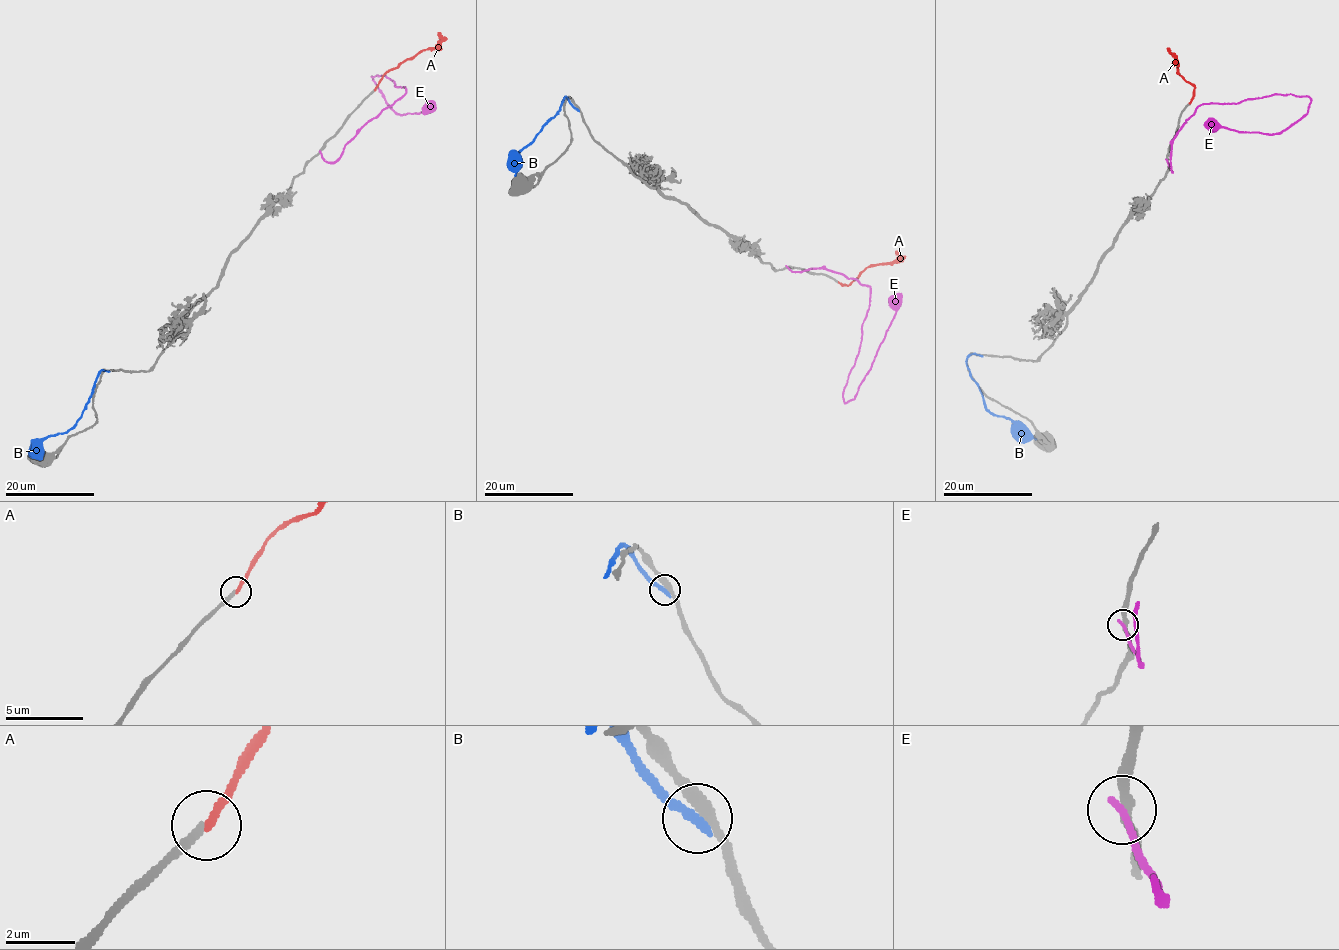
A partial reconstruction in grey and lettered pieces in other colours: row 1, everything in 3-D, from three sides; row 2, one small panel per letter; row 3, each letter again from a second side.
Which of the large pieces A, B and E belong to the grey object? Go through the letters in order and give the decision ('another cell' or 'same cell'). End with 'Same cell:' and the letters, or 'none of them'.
A: same cell
B: another cell
E: another cell
Same cell: A

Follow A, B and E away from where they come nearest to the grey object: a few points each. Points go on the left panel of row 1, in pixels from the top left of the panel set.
A: (374, 89), (386, 73), (425, 49), (433, 48), (441, 39), (438, 32)
B: (108, 371), (97, 375), (76, 424), (67, 432), (50, 434), (35, 456)
E: (320, 152), (334, 161), (406, 92), (377, 74), (371, 77), (399, 114), (435, 105)

